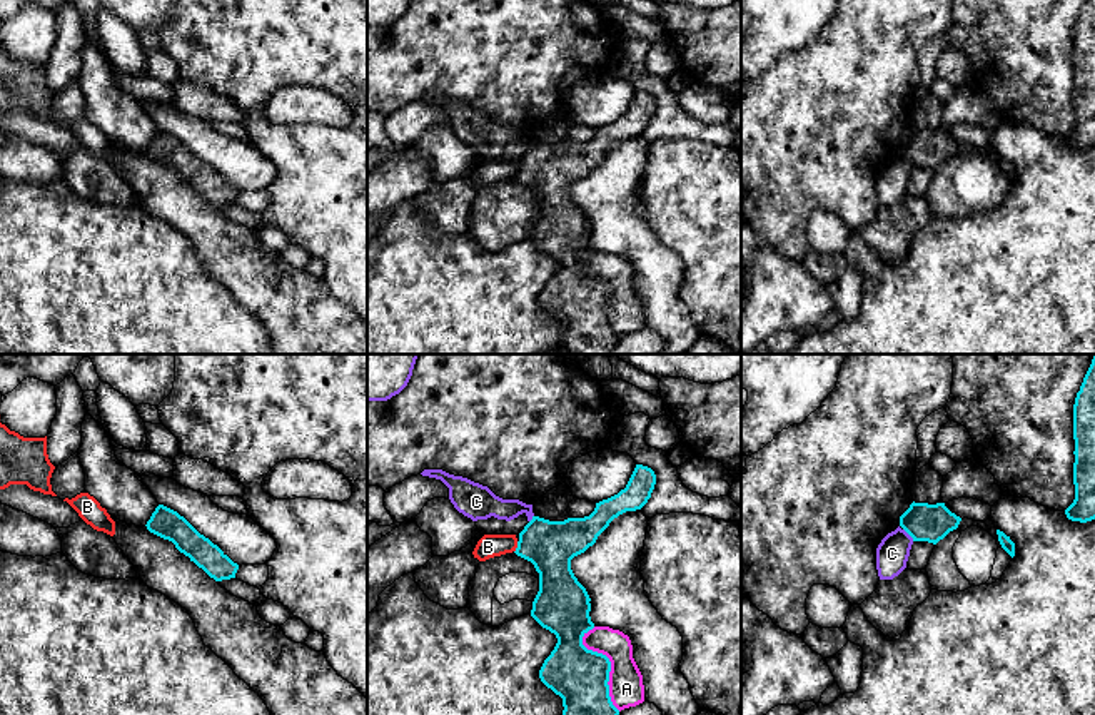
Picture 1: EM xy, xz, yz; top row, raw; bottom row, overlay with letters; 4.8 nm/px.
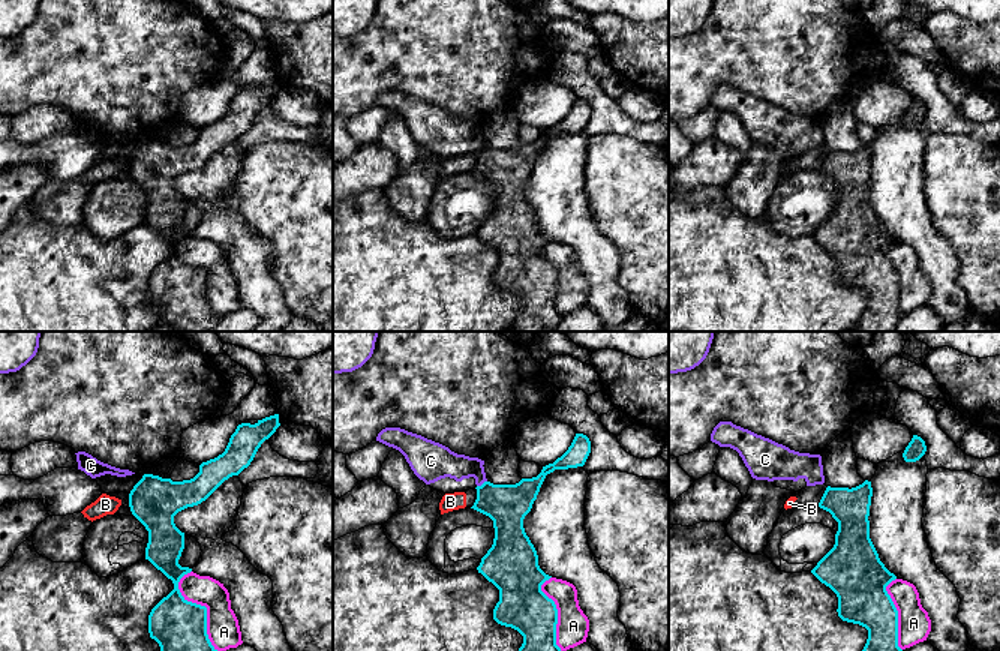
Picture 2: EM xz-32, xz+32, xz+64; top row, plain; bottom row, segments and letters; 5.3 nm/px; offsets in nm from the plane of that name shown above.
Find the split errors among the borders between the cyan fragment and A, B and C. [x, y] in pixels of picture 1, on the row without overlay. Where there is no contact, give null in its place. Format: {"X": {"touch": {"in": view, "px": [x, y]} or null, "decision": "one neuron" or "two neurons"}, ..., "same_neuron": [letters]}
{"A": {"touch": {"in": "xz", "px": [610, 289]}, "decision": "two neurons"}, "B": {"touch": {"in": "xz", "px": [518, 172]}, "decision": "two neurons"}, "C": {"touch": {"in": "yz", "px": [908, 159]}, "decision": "two neurons"}, "same_neuron": []}

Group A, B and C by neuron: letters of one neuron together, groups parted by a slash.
A / B / C

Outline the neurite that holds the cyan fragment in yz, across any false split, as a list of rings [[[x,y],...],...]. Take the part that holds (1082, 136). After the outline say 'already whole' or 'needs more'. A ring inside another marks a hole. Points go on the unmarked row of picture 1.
[[[1085,0],[1073,30],[1075,125],[1065,135],[1072,147],[1095,145],[1095,0]]]; already whole

